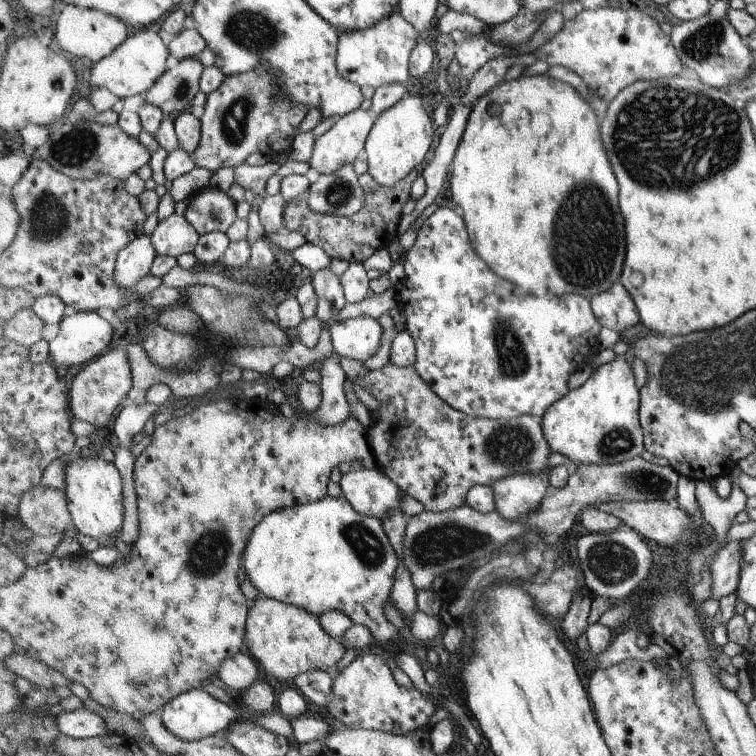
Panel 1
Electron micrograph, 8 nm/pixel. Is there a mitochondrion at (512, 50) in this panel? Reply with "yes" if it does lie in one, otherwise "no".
no

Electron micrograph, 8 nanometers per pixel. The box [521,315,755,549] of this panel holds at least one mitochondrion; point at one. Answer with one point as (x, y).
(637, 482)

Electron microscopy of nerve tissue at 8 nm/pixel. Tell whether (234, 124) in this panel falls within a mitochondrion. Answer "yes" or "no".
yes

